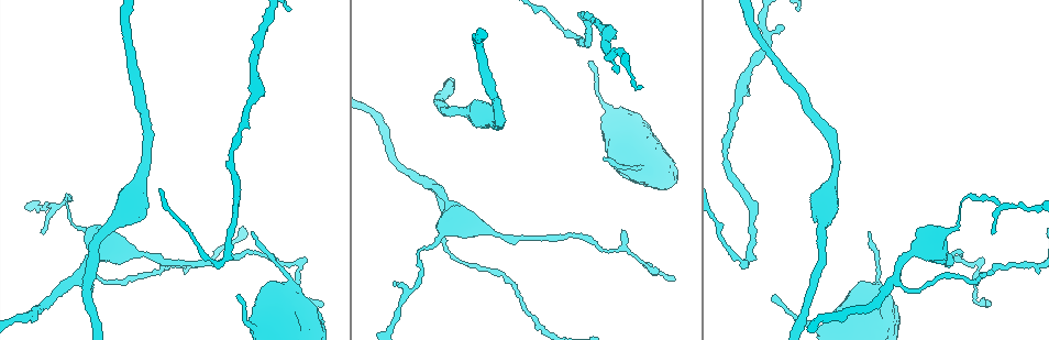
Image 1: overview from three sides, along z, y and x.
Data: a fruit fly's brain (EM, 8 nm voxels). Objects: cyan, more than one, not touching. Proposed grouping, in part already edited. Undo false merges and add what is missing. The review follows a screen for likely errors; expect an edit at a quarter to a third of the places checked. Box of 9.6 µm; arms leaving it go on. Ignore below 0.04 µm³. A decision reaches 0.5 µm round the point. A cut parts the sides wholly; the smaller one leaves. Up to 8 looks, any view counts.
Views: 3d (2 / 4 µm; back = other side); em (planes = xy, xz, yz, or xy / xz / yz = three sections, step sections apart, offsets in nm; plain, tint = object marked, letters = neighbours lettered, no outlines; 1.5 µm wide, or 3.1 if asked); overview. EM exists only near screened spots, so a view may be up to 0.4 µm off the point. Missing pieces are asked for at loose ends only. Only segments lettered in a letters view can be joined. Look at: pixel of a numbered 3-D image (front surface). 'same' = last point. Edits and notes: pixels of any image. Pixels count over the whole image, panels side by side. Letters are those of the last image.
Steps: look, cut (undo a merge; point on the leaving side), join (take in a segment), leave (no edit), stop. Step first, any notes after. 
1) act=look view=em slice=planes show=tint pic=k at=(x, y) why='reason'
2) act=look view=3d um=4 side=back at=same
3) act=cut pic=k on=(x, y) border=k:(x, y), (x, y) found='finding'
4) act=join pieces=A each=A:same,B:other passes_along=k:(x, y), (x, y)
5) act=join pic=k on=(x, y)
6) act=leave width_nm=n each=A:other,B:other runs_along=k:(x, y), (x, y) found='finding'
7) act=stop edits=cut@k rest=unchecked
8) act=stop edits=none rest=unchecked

act=look view=3d um=2 pic=1 at=(991, 303) why='free end'

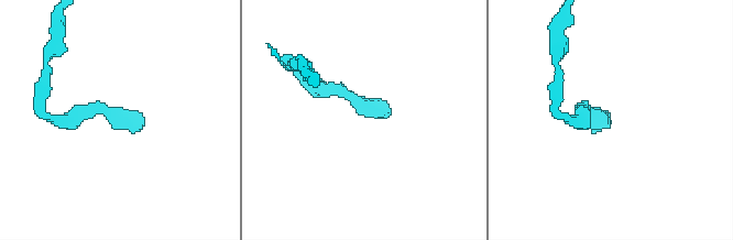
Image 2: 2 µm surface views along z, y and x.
act=look view=em slice=planes show=letters pic=2 at=(389, 112) why='need the tissue'

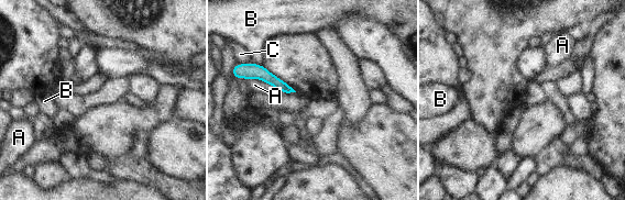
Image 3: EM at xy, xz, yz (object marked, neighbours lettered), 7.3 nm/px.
act=leave each=A:other,B:other,C:other runs_along=3:(255, 67), (262, 74), (288, 89) found='no lettered segment goes on from it'

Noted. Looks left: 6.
act=look view=3d um=4 pic=1 at=(771, 299) why='branch stops here'

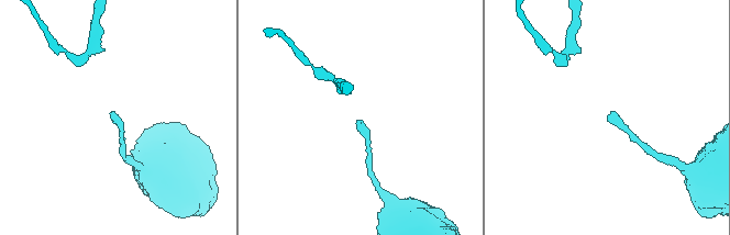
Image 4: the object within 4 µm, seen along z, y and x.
act=look view=em slice=planes show=letters pic=4 at=(356, 122)

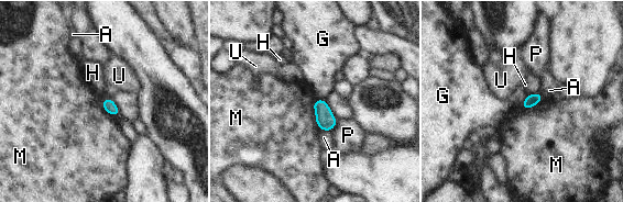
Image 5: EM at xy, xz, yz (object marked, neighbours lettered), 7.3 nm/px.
act=leave width_nm=80 each=A:other,G:other,H:other,M:other,P:other,U:other border=5:(314, 100), (315, 121), (319, 127) found='none of them fits'

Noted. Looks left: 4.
act=look view=em slice=planes show=letters pic=1 at=(952, 229) why='calibre changes'

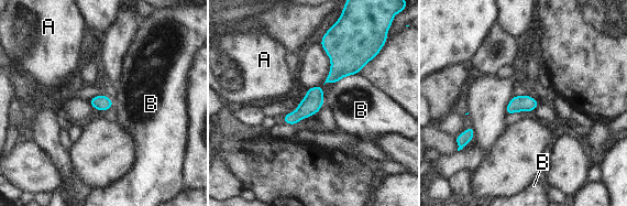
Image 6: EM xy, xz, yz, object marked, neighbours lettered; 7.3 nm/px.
act=leave each=A:other,B:other border=6:(356, 73), (344, 75), (334, 84) found='all the same neuron'

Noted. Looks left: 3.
act=stop edits=none rest=unchecked

